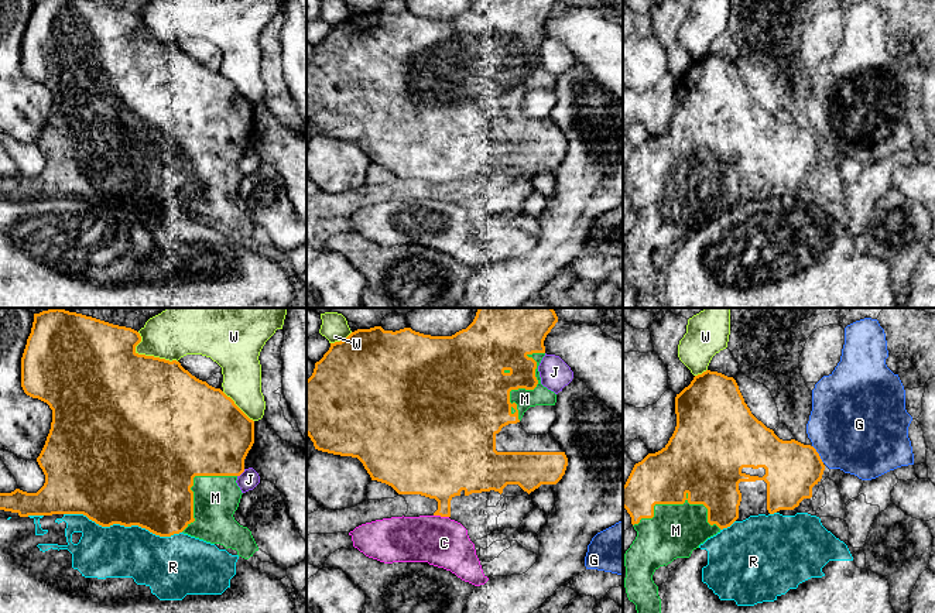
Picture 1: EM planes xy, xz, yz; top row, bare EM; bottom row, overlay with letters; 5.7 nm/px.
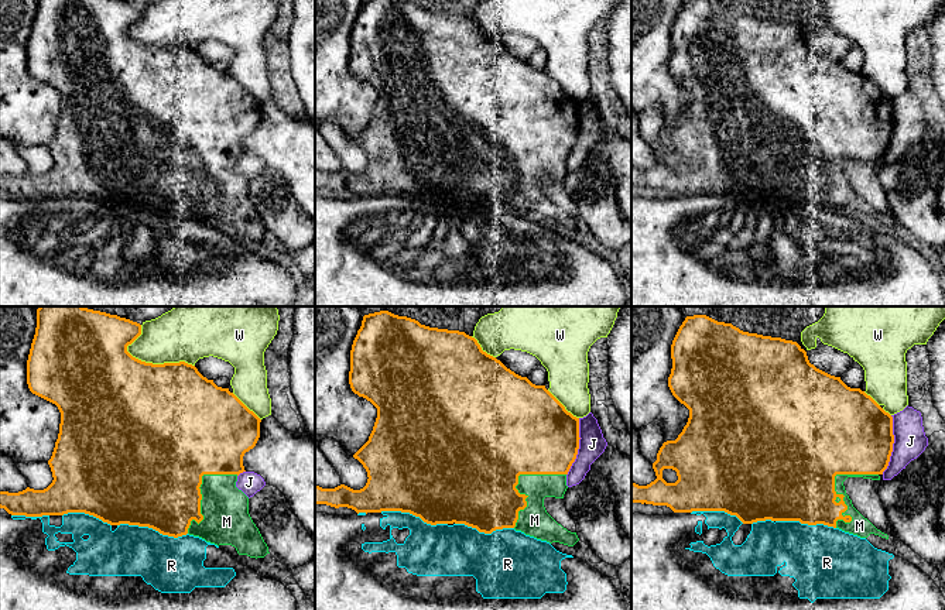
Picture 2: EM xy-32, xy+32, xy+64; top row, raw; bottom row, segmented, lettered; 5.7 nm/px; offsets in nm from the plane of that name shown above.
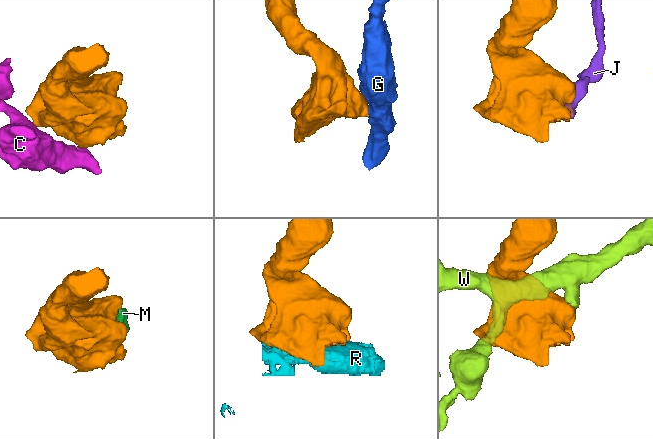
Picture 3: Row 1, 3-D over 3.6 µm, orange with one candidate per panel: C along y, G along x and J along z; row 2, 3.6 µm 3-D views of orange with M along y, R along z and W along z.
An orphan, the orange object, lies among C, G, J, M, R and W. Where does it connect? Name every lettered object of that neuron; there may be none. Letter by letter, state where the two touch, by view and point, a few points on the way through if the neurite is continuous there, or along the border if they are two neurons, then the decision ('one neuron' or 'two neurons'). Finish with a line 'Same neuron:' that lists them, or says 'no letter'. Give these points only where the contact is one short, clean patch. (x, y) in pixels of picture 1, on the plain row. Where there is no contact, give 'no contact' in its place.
C: meets orange in xz at (441, 199); two neurons
G: meets orange in yz at (818, 137); two neurons
J: meets orange in xy at (240, 157); two neurons
M: meets orange in xz at (530, 72); one neuron
R: meets orange in xy at (123, 208); two neurons
W: meets orange in xy at (147, 40); two neurons
Same neuron: M

